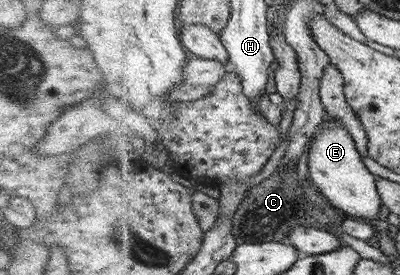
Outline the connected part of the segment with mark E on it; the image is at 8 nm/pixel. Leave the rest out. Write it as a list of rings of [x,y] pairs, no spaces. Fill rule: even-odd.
[[[328,115],[324,129],[311,143],[308,167],[313,183],[337,208],[356,218],[365,218],[377,227],[378,221],[382,219],[382,197],[379,195],[378,184],[375,175],[366,167],[363,155],[344,121]]]

